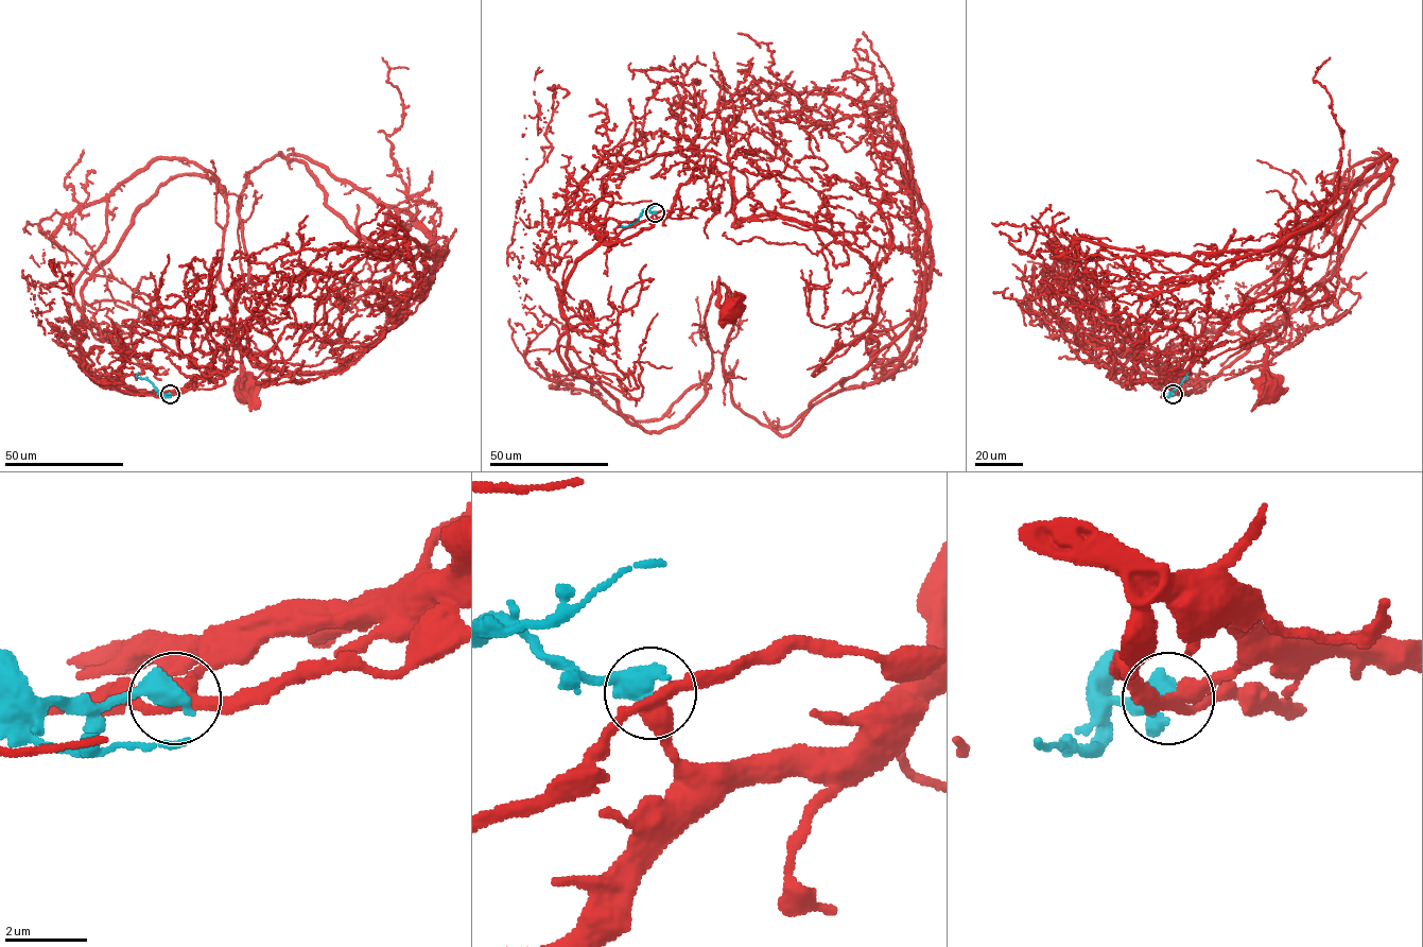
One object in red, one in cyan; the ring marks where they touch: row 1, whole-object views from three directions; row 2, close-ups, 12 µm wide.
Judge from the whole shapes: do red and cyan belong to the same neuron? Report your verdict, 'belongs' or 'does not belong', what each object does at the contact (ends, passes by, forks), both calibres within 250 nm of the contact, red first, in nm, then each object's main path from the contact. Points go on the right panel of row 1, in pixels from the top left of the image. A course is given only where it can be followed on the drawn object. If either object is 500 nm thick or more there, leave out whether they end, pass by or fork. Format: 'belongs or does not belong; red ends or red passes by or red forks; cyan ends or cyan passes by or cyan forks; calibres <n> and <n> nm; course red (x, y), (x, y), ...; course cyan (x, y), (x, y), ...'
belongs; calibres 340 and 600 nm; course red (1173, 394), (1214, 378), (1324, 282), (1383, 202), (1388, 174), (1343, 190), (1243, 315), (1267, 348), (1271, 392); course cyan (1173, 394), (1168, 393), (1186, 378), (1187, 373)

